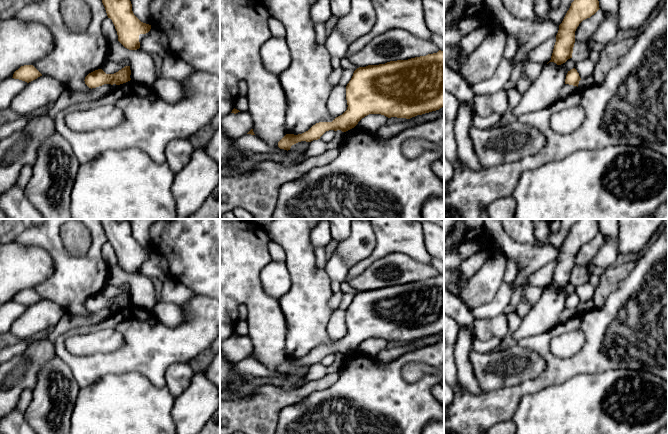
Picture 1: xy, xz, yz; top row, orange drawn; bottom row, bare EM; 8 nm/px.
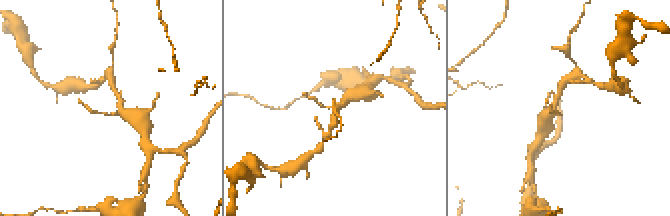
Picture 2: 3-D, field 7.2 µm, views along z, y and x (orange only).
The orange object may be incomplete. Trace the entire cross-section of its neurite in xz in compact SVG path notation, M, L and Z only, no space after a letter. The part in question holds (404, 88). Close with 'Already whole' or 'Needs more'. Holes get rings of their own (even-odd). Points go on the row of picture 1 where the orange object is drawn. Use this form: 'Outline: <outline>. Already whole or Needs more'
Outline: M444 51L411 58L390 61L385 64L368 65L357 68L346 86L347 110L332 122L319 122L308 131L294 135L286 134L278 147L290 150L291 146L301 142L318 140L329 130L346 132L369 114L381 114L388 118L410 119L444 107Z. Already whole

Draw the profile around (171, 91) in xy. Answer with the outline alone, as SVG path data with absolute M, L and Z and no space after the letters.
M159 77L152 88L160 98L168 103L176 103L185 95L181 82L172 79Z

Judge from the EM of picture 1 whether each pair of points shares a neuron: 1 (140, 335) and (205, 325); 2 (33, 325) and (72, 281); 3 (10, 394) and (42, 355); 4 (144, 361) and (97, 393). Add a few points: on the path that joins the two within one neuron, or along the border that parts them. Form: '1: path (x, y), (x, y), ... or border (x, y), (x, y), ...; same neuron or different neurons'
1: path (156, 335), (189, 335); same neuron
2: border (42, 298), (55, 301), (66, 311); different neurons
3: path (18, 384), (26, 376), (26, 371), (32, 365); same neuron
4: border (105, 374), (138, 372), (150, 381); different neurons

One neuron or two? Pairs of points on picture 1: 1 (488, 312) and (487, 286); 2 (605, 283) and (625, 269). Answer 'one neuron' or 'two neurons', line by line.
1: two neurons
2: one neuron

